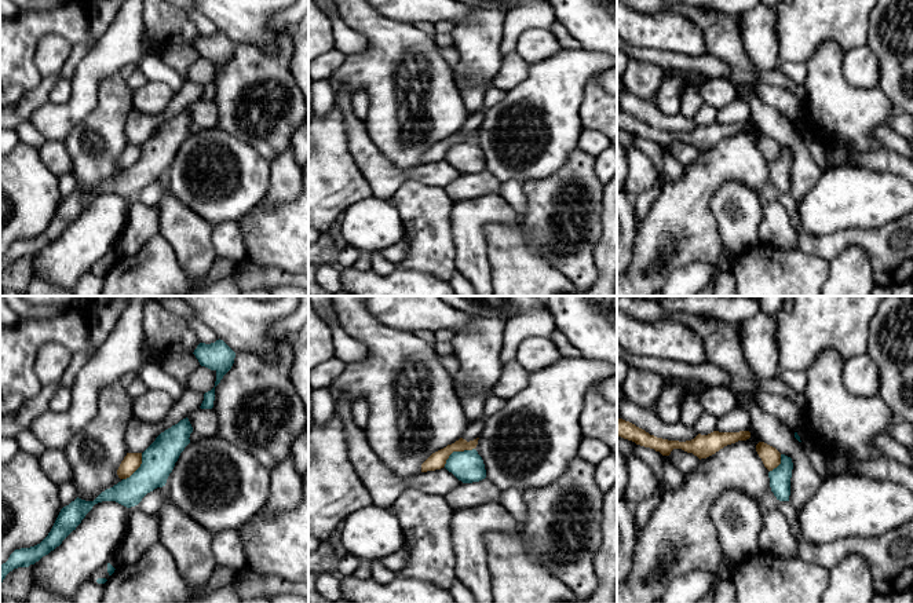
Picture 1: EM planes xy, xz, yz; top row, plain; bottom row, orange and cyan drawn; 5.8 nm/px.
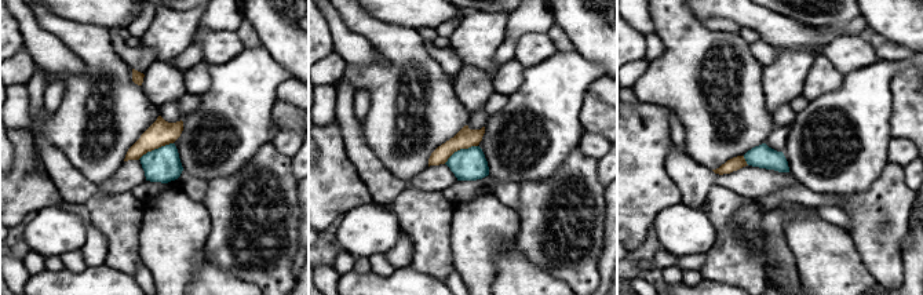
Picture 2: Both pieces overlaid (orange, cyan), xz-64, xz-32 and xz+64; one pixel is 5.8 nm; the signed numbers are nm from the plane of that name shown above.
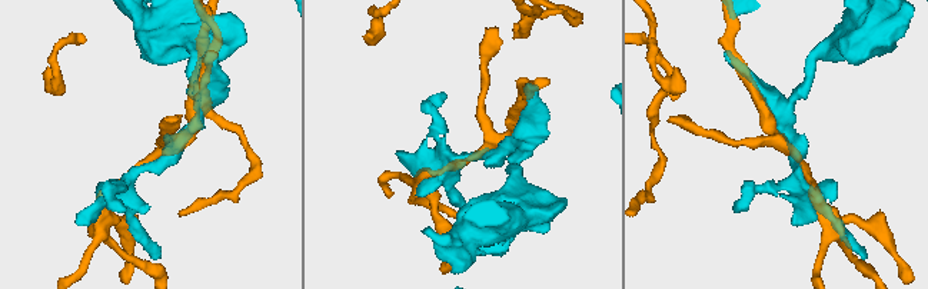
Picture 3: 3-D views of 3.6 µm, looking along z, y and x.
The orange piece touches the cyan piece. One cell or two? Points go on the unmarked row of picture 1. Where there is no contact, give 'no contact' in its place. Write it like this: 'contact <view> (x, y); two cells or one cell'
contact xz (456, 142); two cells

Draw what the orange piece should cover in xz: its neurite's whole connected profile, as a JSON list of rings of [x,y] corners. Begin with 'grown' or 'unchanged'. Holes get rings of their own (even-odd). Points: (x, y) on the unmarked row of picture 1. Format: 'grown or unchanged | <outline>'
unchanged | [[[460,129],[452,136],[448,136],[446,139],[432,145],[423,156],[421,156],[421,164],[427,162],[435,162],[445,158],[446,151],[453,143],[464,143],[464,142],[472,142],[478,136],[478,131],[467,134],[465,131]]]

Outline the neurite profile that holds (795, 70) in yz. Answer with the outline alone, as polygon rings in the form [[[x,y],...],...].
[[[779,61],[777,67],[785,77],[793,80],[796,84],[804,84],[808,65],[807,62],[785,62]]]

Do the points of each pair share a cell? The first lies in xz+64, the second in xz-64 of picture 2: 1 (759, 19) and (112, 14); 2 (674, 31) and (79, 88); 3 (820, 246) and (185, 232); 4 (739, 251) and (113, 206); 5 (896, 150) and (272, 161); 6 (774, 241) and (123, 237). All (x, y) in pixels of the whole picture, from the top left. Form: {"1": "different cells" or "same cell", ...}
{"1": "same cell", "2": "same cell", "3": "different cells", "4": "same cell", "5": "different cells", "6": "different cells"}

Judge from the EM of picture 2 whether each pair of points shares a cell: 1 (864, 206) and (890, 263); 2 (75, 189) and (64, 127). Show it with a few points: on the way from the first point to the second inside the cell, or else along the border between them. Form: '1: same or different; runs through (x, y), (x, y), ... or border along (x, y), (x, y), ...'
1: same; runs through (878, 219), (880, 250)
2: different; border along (46, 138), (88, 179), (94, 181)

